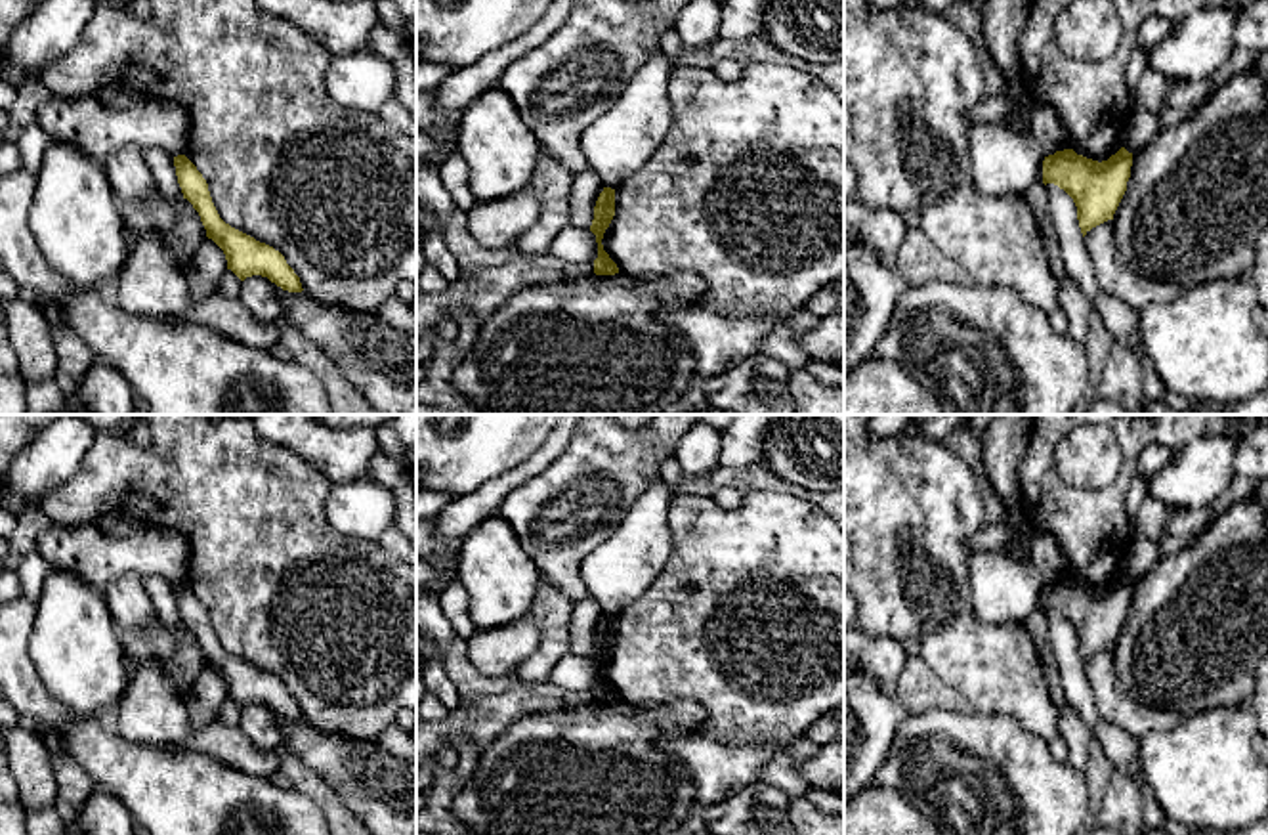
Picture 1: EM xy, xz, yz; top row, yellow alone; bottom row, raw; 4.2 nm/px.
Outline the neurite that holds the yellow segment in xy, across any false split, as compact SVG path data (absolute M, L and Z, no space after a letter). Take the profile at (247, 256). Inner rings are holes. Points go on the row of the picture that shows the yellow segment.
M185 155L174 157L174 166L183 199L187 199L199 212L206 237L223 250L227 269L231 269L241 281L252 275L262 275L283 290L304 290L300 277L279 250L231 227L220 218L206 180Z

